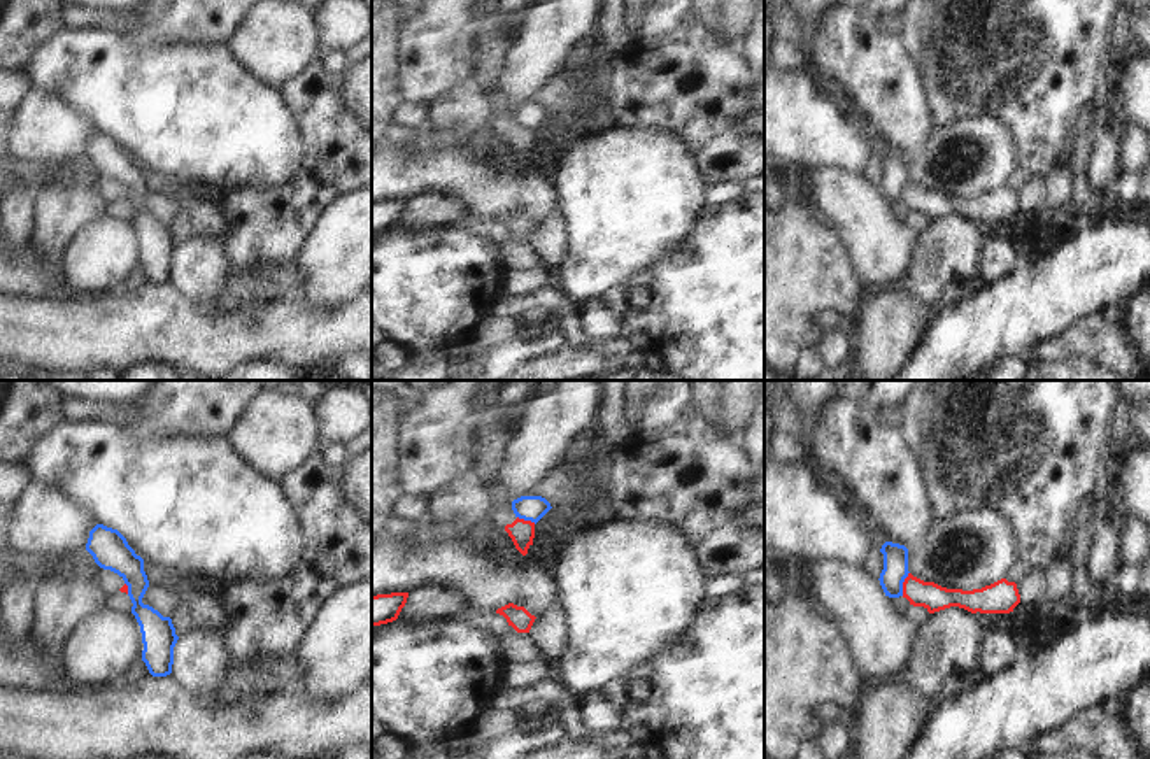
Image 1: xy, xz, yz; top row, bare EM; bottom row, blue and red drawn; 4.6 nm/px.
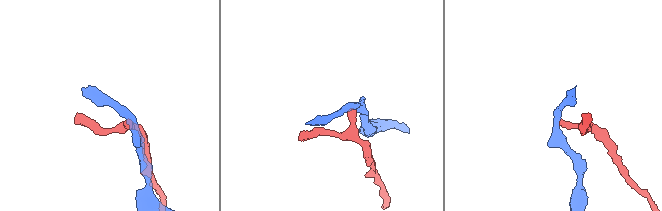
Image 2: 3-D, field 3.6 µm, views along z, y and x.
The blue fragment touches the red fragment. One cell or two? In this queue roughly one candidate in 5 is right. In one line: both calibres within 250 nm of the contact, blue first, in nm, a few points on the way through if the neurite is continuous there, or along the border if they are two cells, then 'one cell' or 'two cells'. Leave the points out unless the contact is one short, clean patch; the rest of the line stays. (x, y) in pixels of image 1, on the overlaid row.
120/120 nm | along yz (908, 572), (901, 595) | two cells

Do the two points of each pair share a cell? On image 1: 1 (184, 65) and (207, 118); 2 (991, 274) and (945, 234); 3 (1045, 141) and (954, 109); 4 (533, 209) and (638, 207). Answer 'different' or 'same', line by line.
1: same
2: different
3: same
4: different

